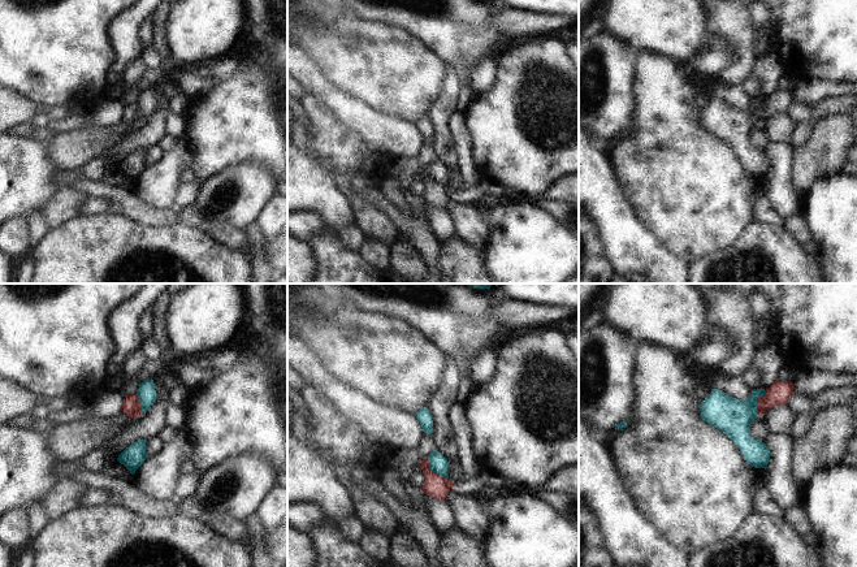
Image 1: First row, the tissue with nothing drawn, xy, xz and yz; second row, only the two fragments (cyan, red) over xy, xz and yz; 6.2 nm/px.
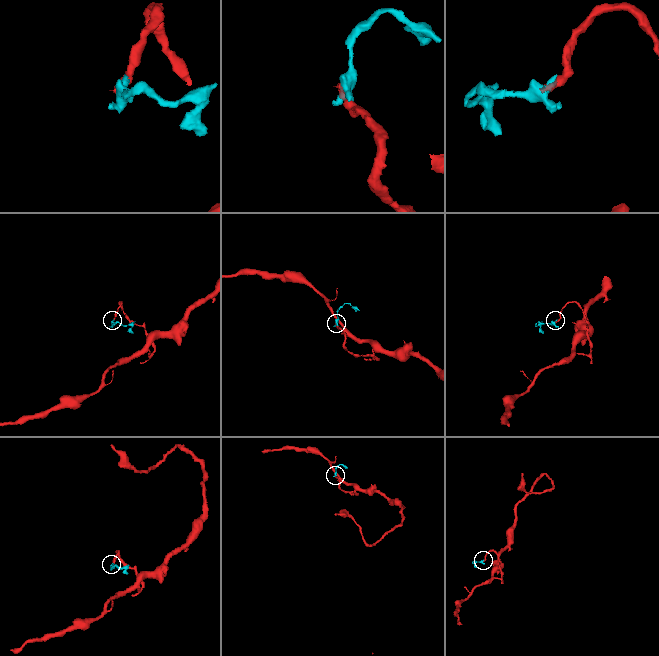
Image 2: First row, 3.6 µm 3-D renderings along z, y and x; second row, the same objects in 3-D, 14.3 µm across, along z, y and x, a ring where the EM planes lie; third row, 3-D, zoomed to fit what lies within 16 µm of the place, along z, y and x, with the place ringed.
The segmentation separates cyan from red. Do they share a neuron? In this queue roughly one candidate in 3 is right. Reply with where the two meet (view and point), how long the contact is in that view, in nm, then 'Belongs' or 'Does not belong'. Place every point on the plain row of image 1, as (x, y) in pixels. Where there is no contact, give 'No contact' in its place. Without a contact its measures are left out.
Touches cyan at xz (435, 180). Shared border 190 nm. Does not belong

